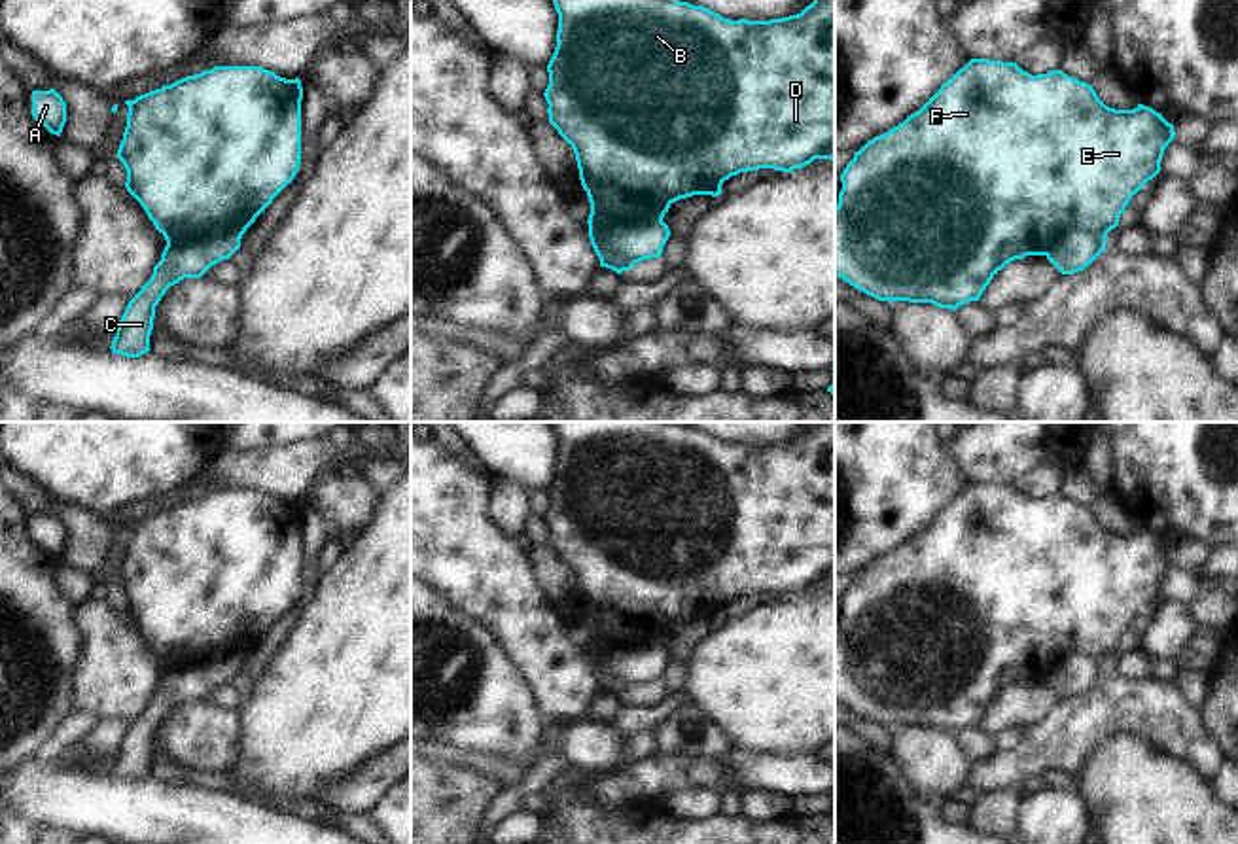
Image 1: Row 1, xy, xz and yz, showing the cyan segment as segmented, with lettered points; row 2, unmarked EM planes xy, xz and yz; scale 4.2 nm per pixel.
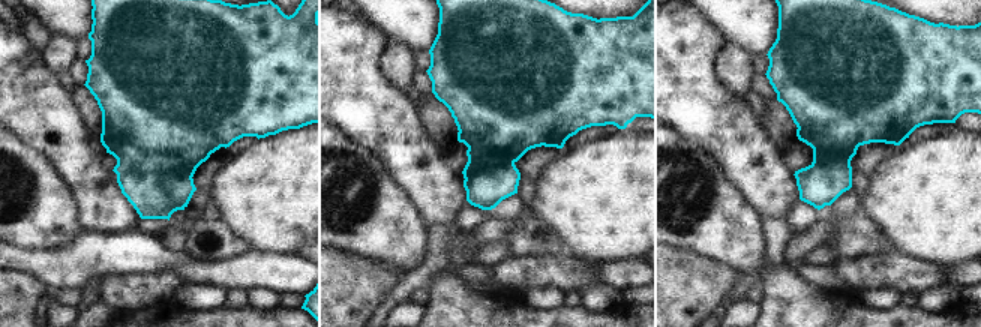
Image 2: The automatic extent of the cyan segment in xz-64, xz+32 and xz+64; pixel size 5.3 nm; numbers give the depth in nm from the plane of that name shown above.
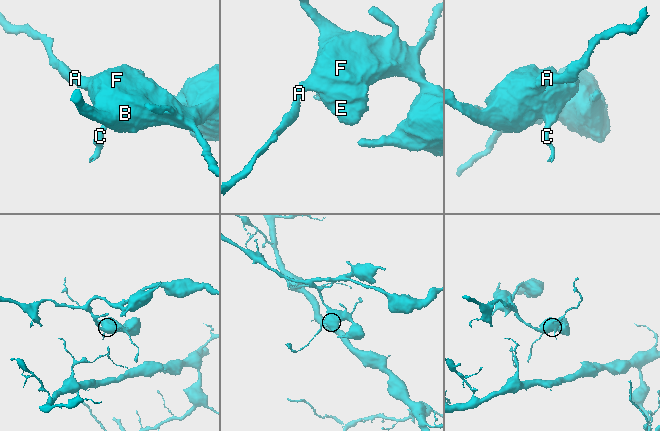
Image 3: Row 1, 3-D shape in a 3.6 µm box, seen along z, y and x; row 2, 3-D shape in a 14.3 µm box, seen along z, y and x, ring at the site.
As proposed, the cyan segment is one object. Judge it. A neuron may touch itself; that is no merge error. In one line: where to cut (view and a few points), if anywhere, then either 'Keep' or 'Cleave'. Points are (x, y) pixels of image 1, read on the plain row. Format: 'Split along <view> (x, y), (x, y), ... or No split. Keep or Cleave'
Split along xz (661, 642), (650, 640), (610, 651), (608, 668), (625, 689). Cleave.

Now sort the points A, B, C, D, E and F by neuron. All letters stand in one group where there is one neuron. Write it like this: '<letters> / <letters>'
A B D E F / C

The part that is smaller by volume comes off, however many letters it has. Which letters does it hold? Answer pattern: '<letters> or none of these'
C

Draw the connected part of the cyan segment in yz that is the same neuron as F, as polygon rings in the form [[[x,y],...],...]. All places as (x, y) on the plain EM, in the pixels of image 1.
[[[971,483],[918,536],[856,575],[842,594],[835,630],[835,700],[878,725],[956,734],[979,725],[1007,687],[1047,679],[1073,651],[1107,662],[1130,623],[1160,596],[1174,560],[1174,549],[1153,532],[1109,532],[1092,509],[1062,494],[1032,500],[1017,486]]]

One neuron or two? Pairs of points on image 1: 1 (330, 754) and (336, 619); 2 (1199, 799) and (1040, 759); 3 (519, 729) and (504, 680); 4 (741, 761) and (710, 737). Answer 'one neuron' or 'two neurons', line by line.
1: one neuron
2: two neurons
3: one neuron
4: two neurons

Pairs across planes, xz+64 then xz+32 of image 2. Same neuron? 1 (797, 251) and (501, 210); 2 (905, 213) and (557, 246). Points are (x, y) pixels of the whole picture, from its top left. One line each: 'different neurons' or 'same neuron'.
1: different neurons
2: different neurons

